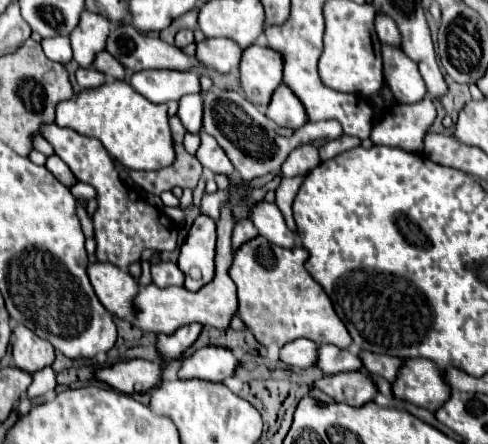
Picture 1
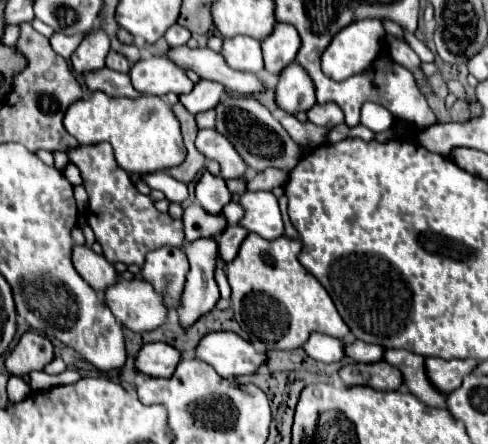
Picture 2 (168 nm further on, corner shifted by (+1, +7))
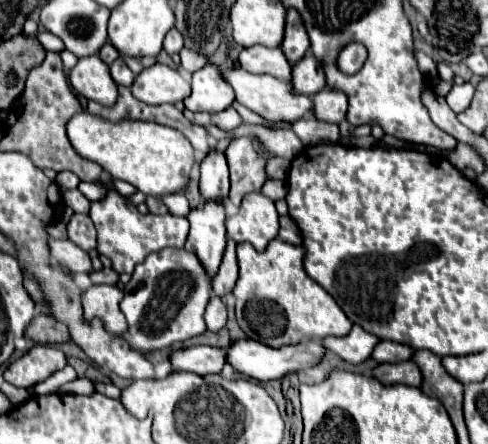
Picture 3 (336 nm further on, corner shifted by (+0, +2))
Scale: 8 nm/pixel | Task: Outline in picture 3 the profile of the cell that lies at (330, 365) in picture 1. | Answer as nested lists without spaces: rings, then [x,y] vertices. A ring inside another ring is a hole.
[[[380,341],[372,353],[372,359],[378,363],[398,363],[404,359],[412,359],[414,349],[410,345],[402,345],[396,341]]]

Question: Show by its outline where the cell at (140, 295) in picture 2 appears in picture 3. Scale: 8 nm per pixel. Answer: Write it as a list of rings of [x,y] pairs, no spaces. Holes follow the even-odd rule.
[[[90,285],[82,293],[82,317],[84,321],[100,319],[108,333],[122,335],[126,331],[126,319],[120,311],[122,291],[116,285]]]

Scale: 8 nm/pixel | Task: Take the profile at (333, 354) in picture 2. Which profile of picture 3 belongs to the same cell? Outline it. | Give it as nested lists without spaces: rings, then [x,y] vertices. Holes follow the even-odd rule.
[[[354,325],[346,337],[326,337],[322,343],[326,343],[326,349],[340,355],[344,361],[362,363],[372,355],[378,341],[378,337],[364,331],[360,325]]]

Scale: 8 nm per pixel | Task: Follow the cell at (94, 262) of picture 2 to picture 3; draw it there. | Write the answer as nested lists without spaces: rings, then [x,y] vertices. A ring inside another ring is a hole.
[[[50,239],[48,241],[50,255],[54,261],[58,261],[62,267],[70,269],[72,273],[90,273],[90,257],[86,251],[82,251],[78,245],[74,245],[68,239]]]

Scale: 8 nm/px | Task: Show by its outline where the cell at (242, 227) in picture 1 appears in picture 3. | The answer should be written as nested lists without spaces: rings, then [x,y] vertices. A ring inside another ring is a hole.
[[[228,241],[222,265],[220,265],[218,273],[214,275],[212,285],[214,285],[214,293],[218,297],[224,297],[224,295],[232,293],[232,289],[234,289],[234,283],[238,277],[238,263],[236,263],[236,251],[234,249],[236,249],[236,243]]]

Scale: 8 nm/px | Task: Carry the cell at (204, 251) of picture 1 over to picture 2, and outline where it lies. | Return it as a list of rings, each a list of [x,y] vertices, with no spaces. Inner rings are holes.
[[[205,172],[201,176],[201,180],[197,182],[195,188],[197,200],[203,206],[203,210],[207,214],[219,214],[223,210],[223,206],[231,200],[231,192],[225,186],[225,180],[221,176],[211,176],[209,172]]]

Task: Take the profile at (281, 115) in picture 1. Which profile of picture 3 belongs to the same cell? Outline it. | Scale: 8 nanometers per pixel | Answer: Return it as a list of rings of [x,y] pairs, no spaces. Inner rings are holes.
[[[310,51],[294,65],[292,85],[294,89],[298,89],[298,93],[310,93],[310,95],[326,87],[326,75],[322,63]]]

